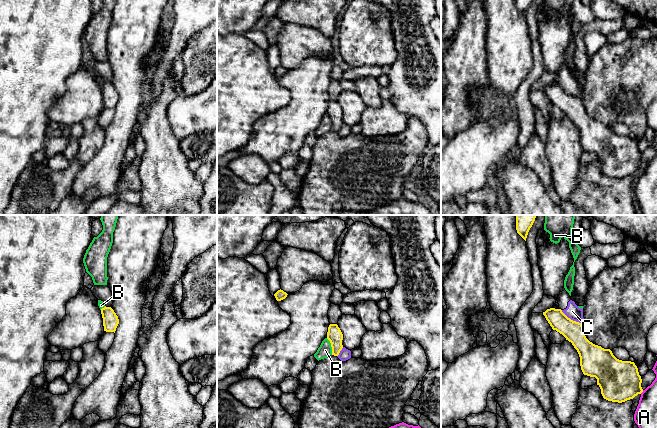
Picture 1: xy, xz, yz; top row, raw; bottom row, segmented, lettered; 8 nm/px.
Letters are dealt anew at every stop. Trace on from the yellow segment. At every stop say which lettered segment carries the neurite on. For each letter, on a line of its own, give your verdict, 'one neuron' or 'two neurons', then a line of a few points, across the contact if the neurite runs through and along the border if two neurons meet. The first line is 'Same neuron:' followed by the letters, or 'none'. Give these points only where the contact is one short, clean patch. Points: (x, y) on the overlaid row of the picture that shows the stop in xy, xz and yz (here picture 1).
Same neuron: none
A: two neurons
B: two neurons; line xz (326, 338), (330, 343), (332, 354)
C: two neurons

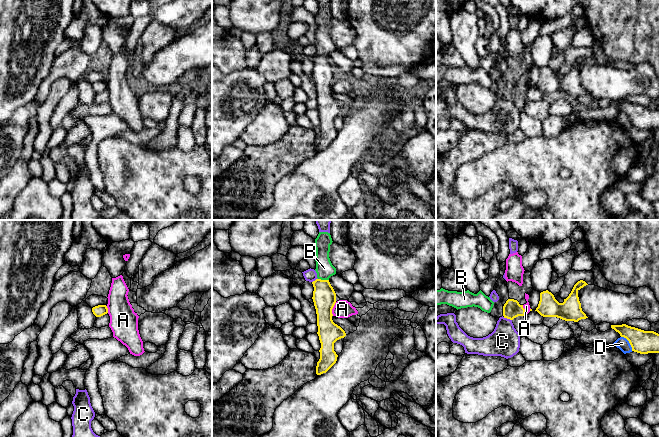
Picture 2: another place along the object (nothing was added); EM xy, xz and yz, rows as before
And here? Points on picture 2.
Same neuron: B
A: two neurons; line xz (336, 302), (332, 309), (332, 315)
B: one neuron; line xz (324, 297), (323, 280), (324, 268)
C: two neurons; line yz (503, 317), (511, 320)
D: two neurons

